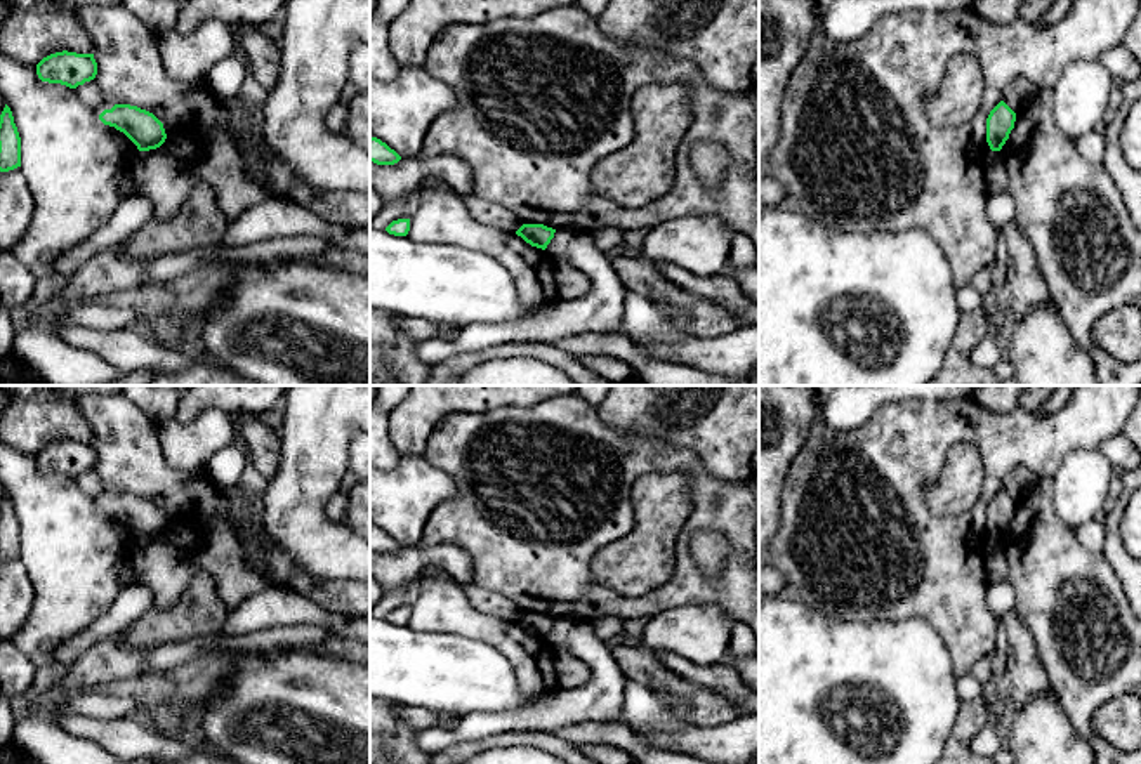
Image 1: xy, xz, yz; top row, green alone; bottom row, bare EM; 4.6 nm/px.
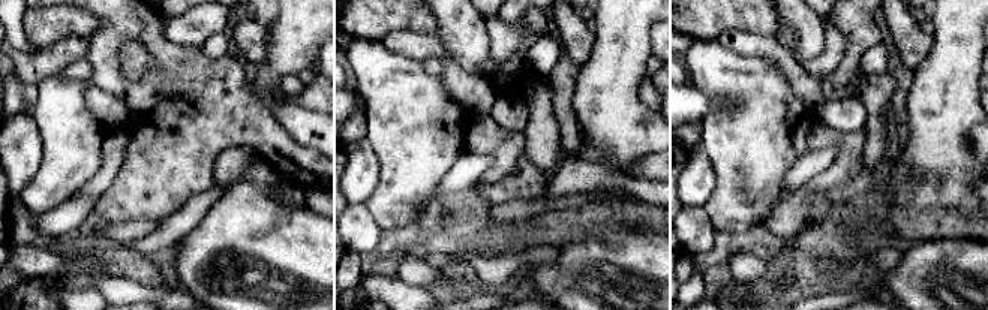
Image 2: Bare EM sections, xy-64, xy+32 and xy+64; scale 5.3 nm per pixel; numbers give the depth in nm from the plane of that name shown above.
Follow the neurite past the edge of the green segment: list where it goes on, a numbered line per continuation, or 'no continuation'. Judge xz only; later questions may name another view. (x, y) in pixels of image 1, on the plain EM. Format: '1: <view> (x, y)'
no continuation

